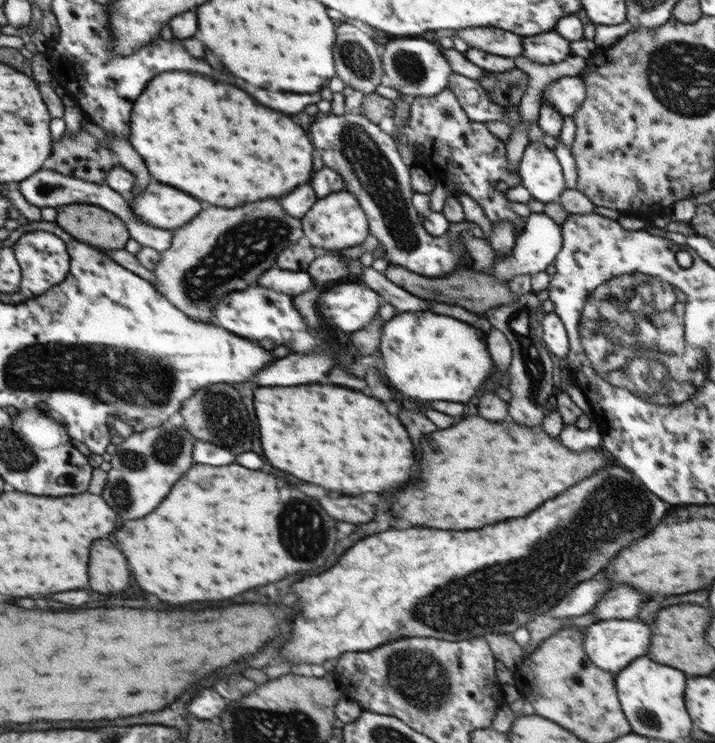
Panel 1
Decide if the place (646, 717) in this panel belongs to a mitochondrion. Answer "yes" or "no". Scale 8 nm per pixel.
yes

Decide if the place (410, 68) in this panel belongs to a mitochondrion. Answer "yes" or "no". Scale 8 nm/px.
yes

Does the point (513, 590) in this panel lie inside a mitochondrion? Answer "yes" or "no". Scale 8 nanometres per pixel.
yes

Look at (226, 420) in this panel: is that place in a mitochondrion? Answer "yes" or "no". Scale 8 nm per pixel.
yes

